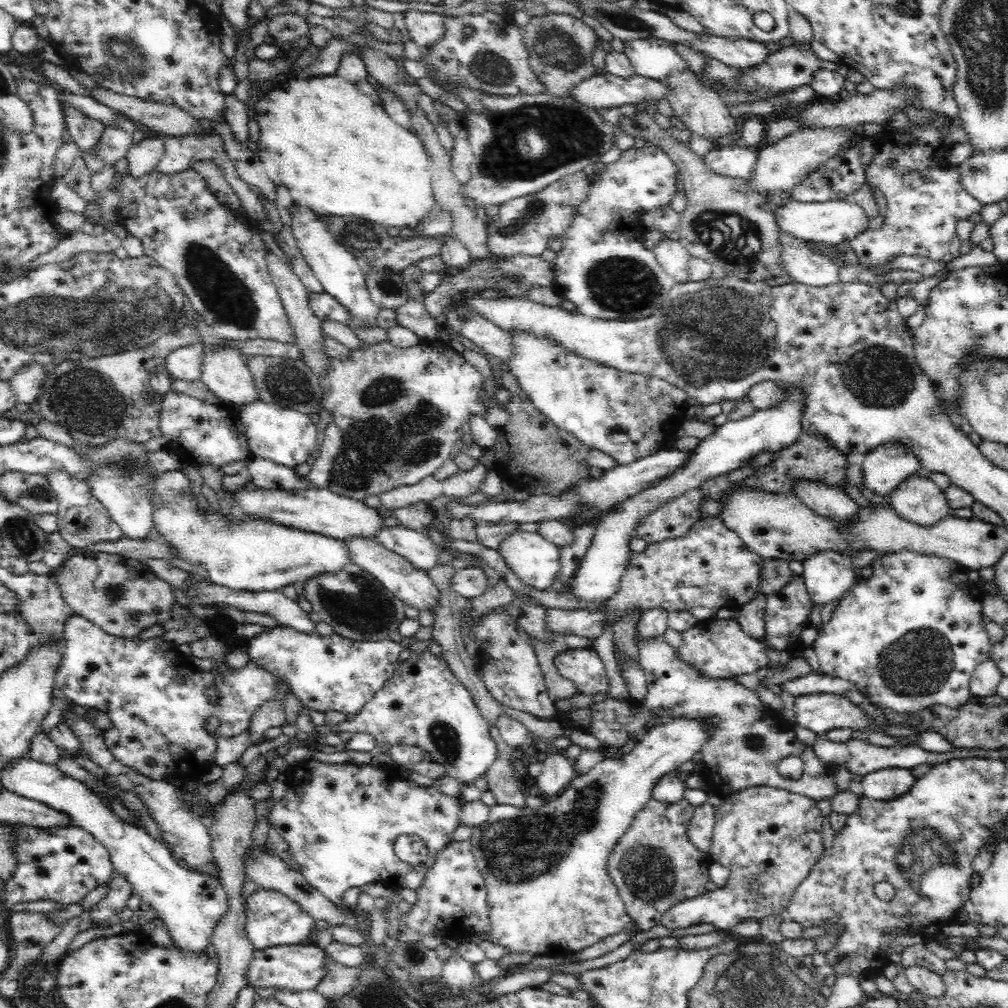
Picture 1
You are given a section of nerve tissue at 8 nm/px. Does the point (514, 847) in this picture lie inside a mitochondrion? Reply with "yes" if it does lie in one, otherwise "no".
yes

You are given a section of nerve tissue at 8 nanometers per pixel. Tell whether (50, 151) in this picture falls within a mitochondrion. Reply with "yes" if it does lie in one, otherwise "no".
no

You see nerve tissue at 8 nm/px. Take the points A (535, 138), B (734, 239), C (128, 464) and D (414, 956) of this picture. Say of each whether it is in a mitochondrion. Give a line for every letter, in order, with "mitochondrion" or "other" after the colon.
A: mitochondrion
B: mitochondrion
C: mitochondrion
D: mitochondrion

